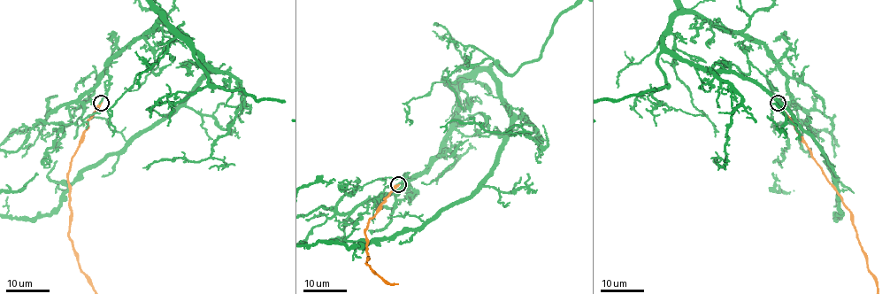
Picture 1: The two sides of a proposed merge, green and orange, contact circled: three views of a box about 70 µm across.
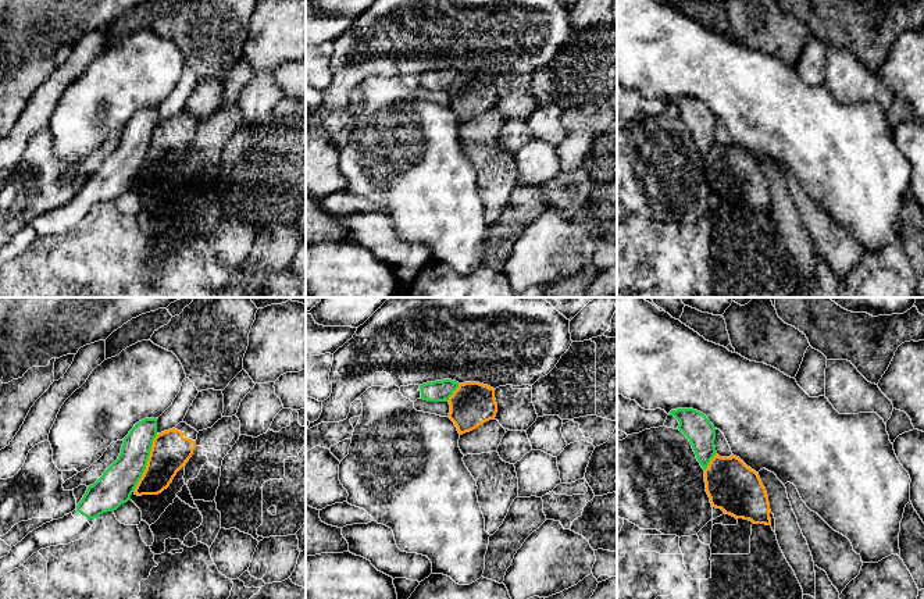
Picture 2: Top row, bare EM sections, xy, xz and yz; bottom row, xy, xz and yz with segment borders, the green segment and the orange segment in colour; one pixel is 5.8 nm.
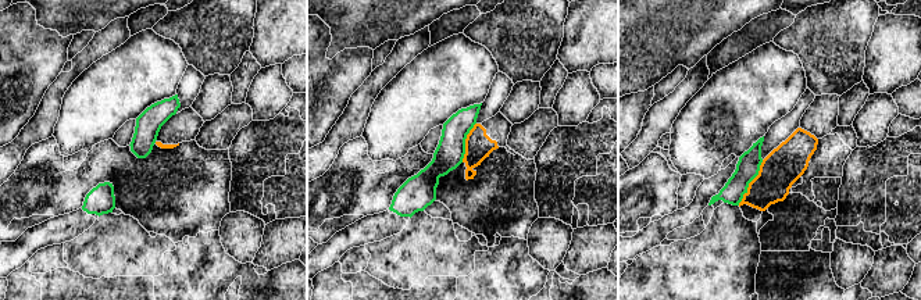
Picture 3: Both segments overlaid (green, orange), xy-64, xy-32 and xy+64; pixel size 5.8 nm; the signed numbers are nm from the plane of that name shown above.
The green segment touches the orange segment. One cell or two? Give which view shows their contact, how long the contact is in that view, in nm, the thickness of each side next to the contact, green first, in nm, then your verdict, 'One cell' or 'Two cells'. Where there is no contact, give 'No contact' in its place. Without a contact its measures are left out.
Touches green in xy. Shared border 360 nm. Thickness 200 nm (green) against 220 nm. Two cells

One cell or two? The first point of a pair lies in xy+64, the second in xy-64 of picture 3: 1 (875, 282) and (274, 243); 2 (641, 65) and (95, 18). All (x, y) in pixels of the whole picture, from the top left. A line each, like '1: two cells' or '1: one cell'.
1: one cell
2: one cell

